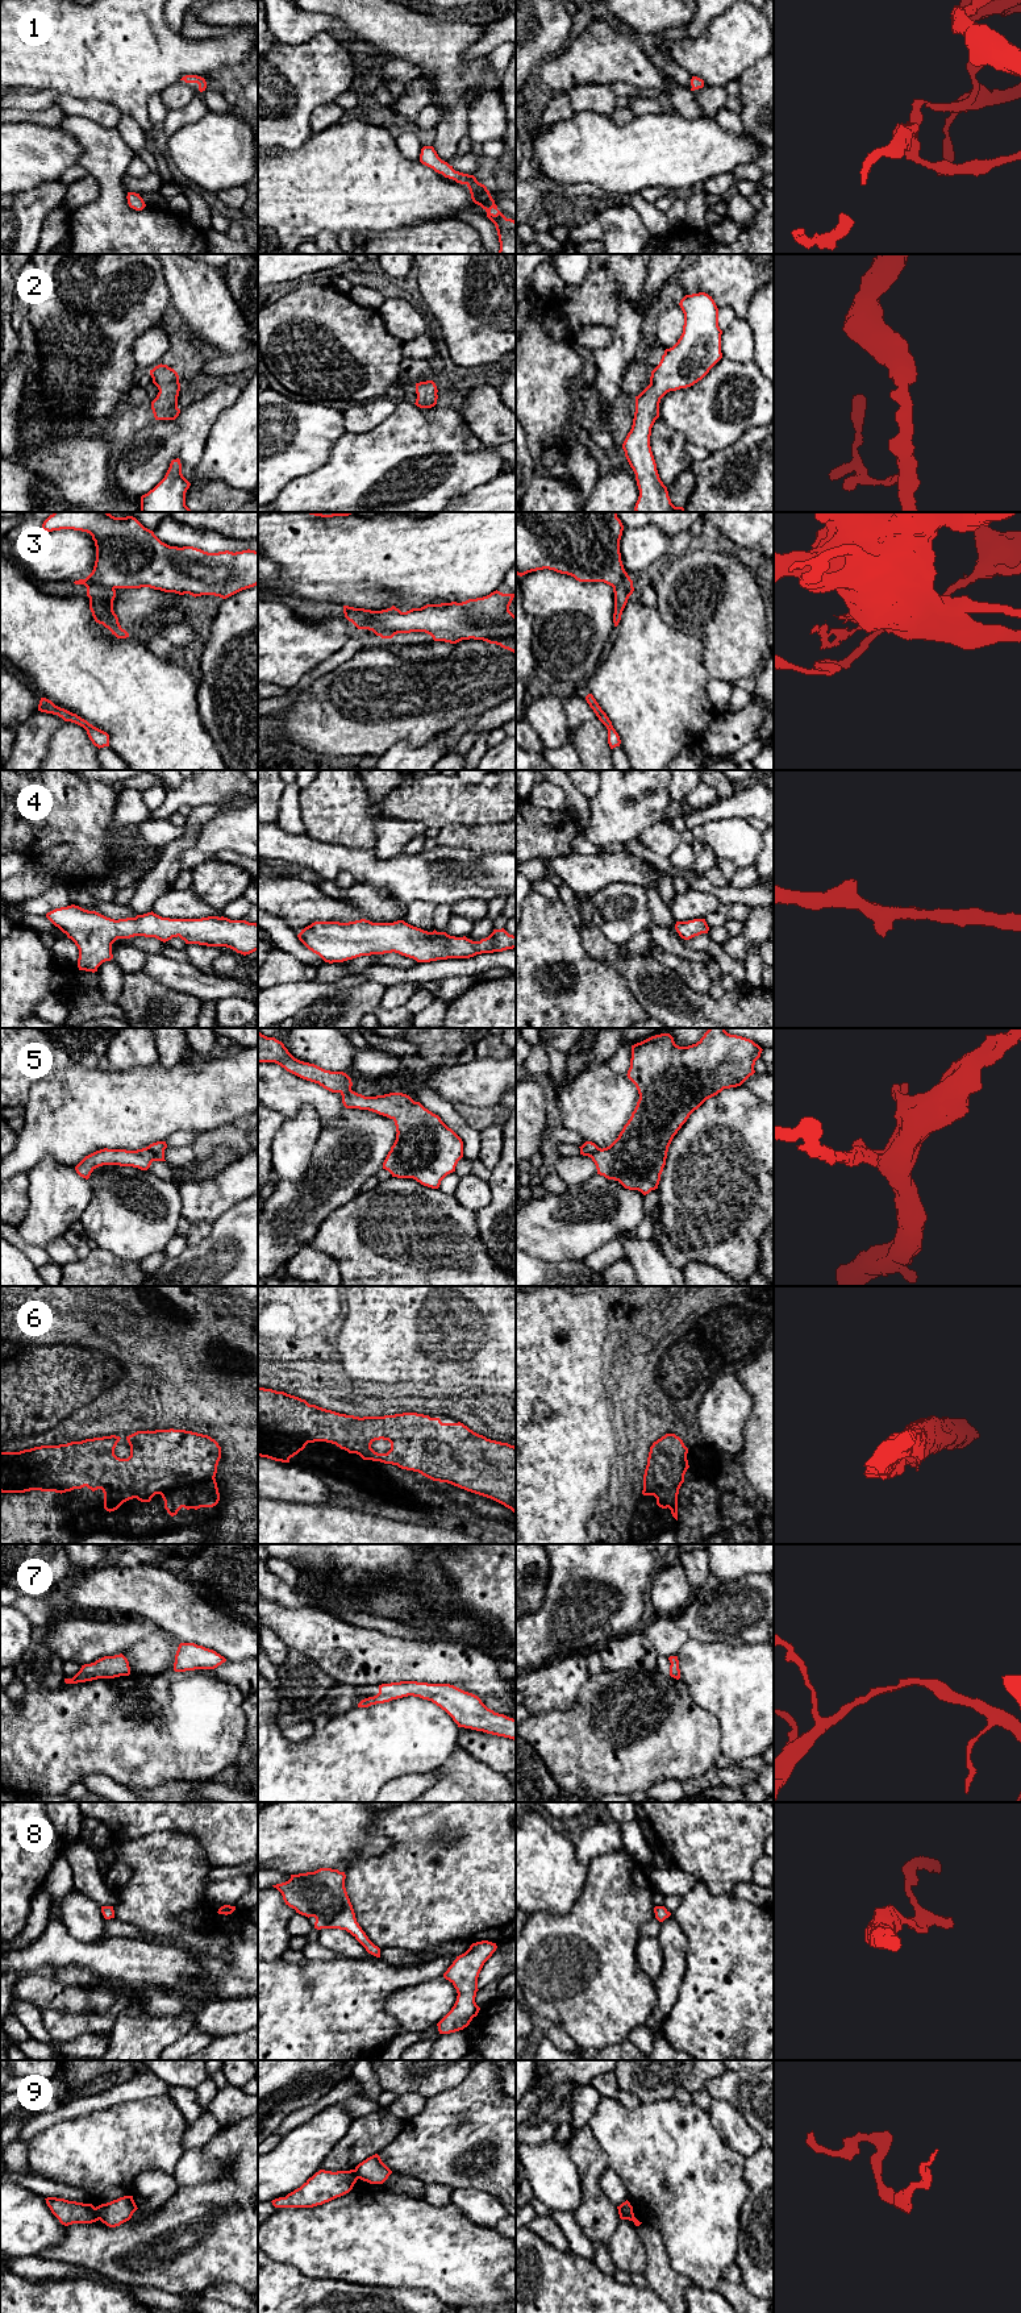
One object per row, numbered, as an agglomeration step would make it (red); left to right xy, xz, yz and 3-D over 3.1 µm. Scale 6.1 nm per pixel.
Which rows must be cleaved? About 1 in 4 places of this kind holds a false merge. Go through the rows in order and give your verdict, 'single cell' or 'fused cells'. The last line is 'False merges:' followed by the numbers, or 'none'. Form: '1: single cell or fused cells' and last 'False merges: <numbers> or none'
1: single cell
2: single cell
3: fused cells
4: single cell
5: single cell
6: single cell
7: single cell
8: single cell
9: fused cells
False merges: 3, 9

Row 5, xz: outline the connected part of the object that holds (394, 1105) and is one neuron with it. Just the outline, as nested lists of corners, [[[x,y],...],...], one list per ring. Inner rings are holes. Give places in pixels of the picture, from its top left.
[[[258,1031],[258,1062],[275,1062],[287,1072],[318,1083],[342,1095],[346,1108],[376,1112],[395,1122],[396,1140],[383,1169],[392,1177],[413,1178],[424,1186],[438,1189],[441,1181],[455,1172],[463,1157],[462,1139],[438,1115],[403,1093],[364,1097],[351,1090],[351,1078],[343,1072],[325,1070],[295,1058],[284,1044]]]

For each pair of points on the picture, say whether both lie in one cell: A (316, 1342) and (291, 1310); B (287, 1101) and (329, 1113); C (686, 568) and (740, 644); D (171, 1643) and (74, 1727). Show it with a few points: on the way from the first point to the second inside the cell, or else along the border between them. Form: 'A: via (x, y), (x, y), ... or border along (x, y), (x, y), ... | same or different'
A: border along (328, 1325), (312, 1335), (280, 1338) | different
B: via (298, 1099), (316, 1099), (319, 1102) | same
C: via (703, 586), (722, 606), (732, 625) | same
D: border along (165, 1672), (130, 1675) | different

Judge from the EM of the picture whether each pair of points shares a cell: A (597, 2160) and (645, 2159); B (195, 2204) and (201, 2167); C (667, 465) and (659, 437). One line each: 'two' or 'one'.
A: two
B: two
C: one

